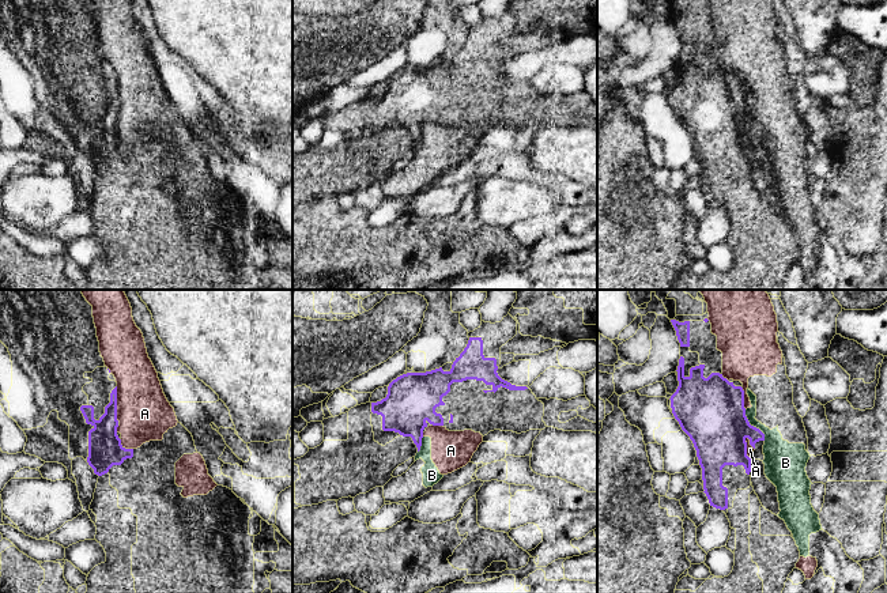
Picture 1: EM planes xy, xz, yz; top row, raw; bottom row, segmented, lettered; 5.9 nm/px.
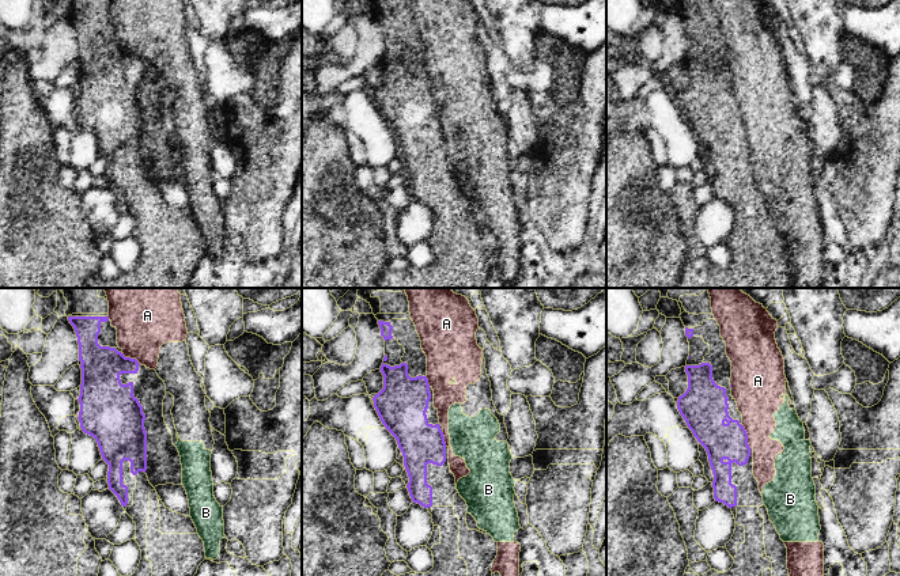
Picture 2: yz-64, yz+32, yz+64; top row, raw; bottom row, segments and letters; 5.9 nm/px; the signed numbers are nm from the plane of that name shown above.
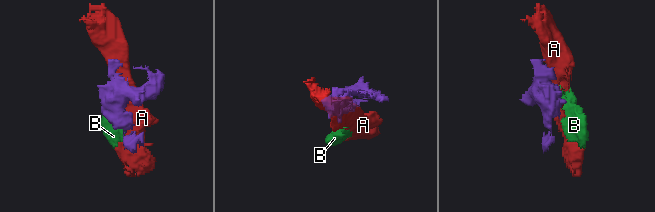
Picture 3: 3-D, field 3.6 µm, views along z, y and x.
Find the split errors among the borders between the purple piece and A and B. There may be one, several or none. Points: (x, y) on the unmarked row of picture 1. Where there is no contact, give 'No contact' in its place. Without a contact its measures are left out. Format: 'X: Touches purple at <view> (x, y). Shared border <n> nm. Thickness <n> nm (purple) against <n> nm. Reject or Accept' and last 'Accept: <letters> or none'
A: Touches purple at xy (116, 99). Shared border 200 nm. Thickness 190 nm (purple) against 320 nm. Reject
B: Touches purple at yz (752, 121). Shared border 220 nm. Thickness 380 nm (purple) against 200 nm. Reject
Accept: none

